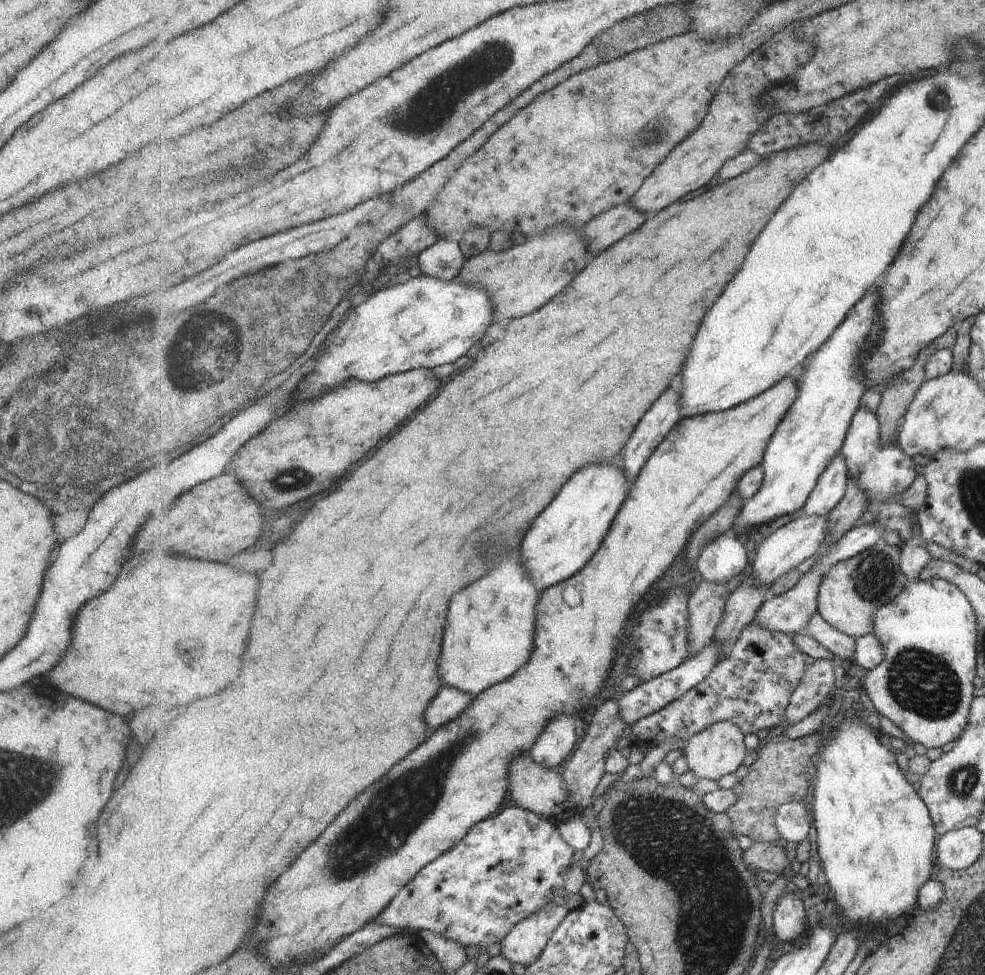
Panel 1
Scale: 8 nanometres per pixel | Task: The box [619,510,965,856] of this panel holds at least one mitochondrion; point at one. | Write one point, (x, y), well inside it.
(921, 682)

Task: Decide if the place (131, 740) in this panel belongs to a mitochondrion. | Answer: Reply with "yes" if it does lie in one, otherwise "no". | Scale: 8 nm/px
no

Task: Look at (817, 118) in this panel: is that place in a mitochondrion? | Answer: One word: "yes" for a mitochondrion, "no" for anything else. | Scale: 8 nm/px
no

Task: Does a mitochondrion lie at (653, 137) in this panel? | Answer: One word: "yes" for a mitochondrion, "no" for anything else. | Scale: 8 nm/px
yes

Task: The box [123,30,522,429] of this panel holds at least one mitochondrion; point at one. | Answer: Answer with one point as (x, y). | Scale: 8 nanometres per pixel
(426, 113)

